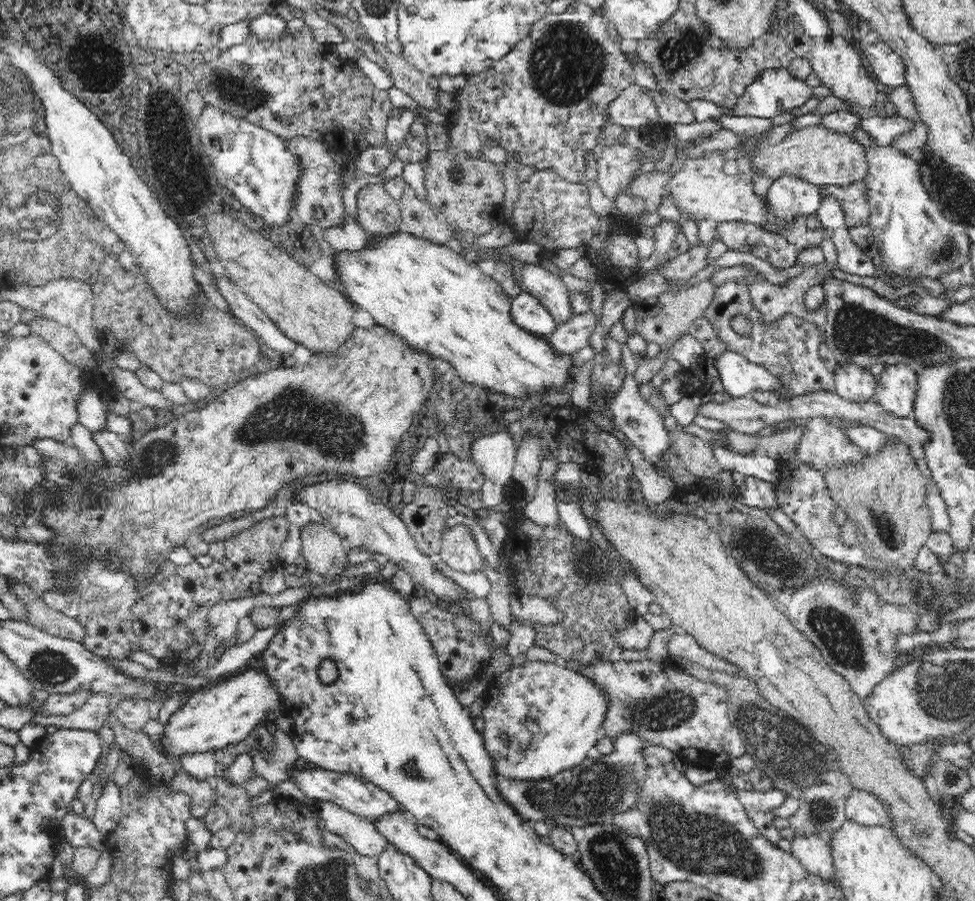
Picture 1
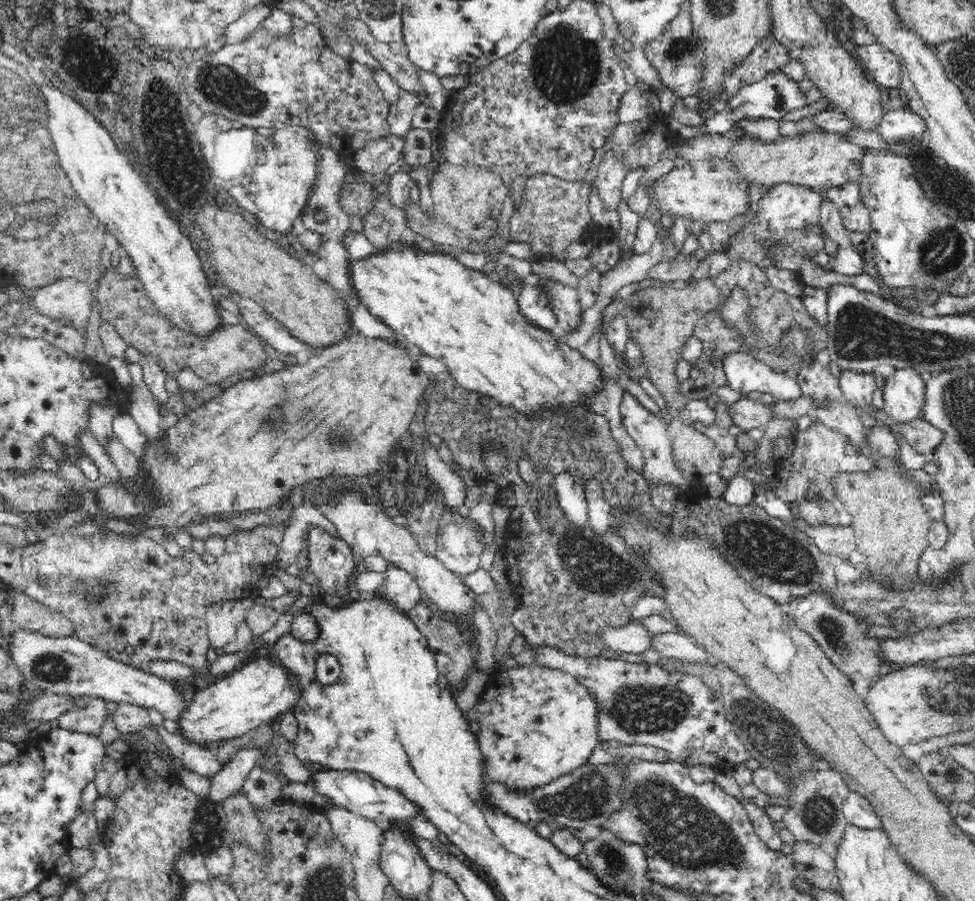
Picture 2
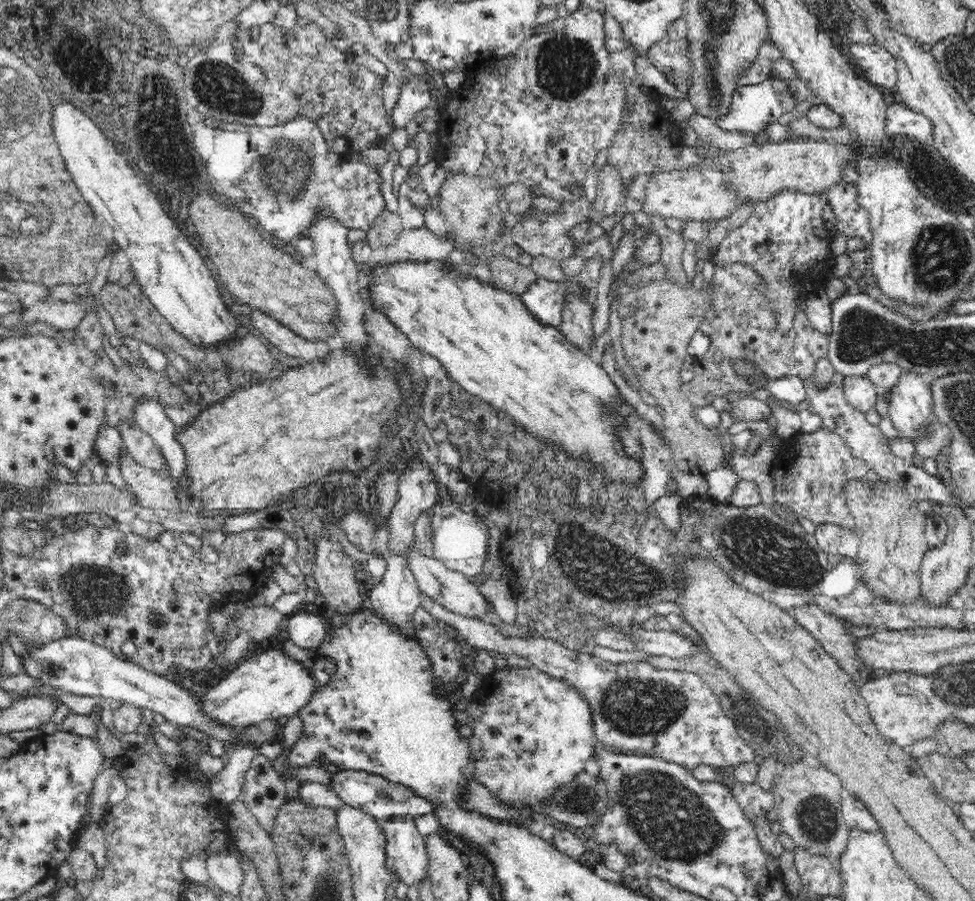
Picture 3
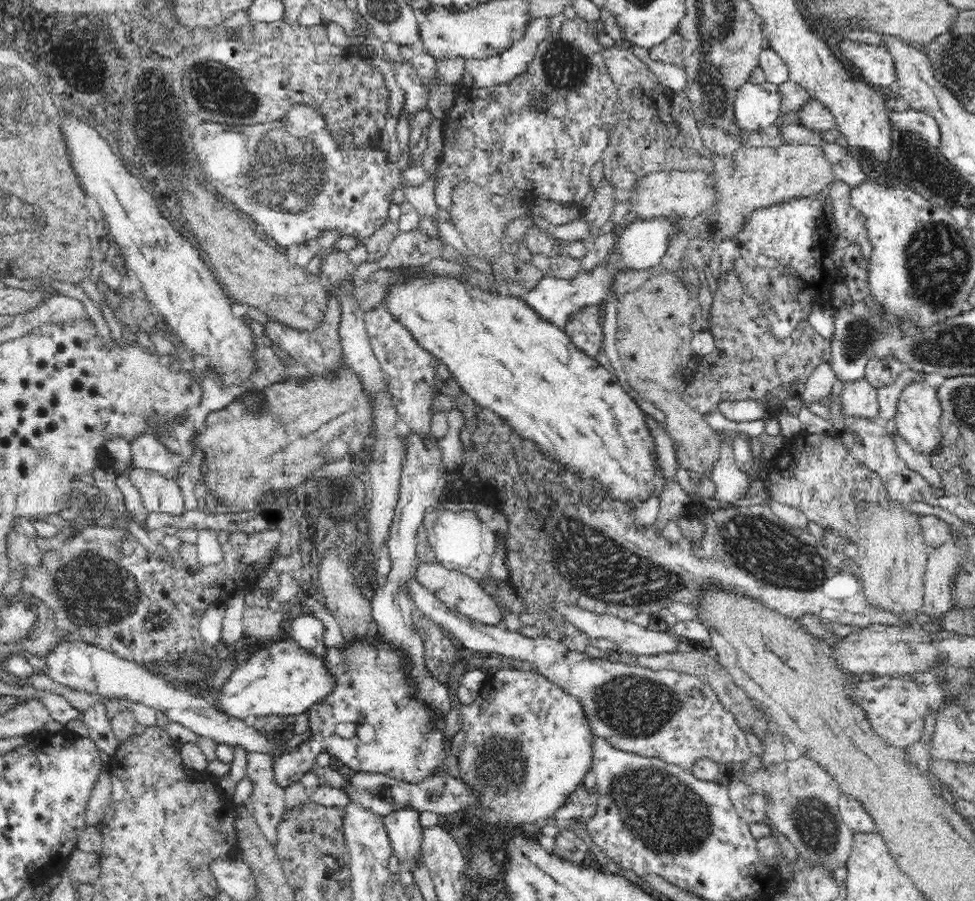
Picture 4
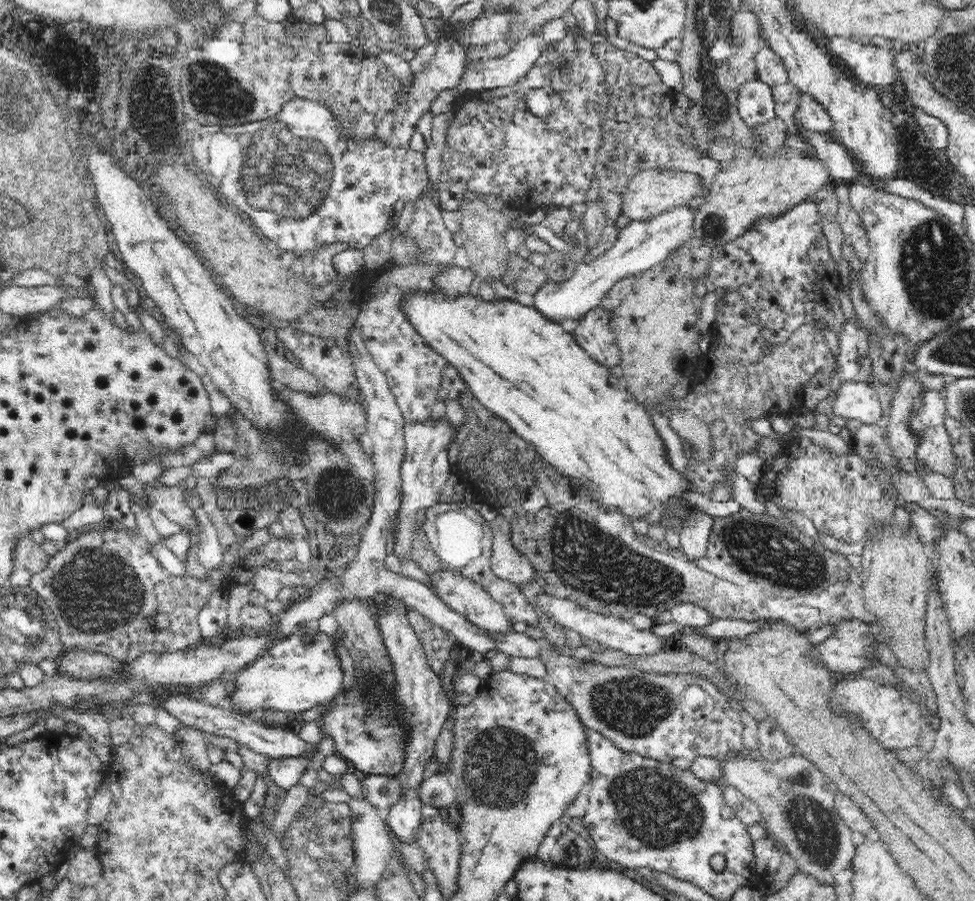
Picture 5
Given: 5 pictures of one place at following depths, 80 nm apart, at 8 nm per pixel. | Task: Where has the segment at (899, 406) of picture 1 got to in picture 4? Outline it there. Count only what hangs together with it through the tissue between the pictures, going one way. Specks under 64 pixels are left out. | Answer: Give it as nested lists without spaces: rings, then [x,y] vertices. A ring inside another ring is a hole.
[[[923,382],[909,384],[901,392],[897,406],[894,421],[896,422],[897,429],[900,430],[901,438],[911,445],[918,454],[924,454],[924,456],[928,456],[931,460],[943,457],[945,438],[941,431],[941,424],[944,418],[937,388]]]

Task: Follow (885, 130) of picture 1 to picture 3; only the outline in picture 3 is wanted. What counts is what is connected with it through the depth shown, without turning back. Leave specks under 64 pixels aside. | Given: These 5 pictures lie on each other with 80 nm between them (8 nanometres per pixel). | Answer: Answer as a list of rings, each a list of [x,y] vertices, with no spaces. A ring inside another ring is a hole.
[[[895,103],[887,108],[886,133],[890,139],[895,135],[920,138],[920,140],[934,139],[934,123],[924,114],[909,110],[902,103]]]

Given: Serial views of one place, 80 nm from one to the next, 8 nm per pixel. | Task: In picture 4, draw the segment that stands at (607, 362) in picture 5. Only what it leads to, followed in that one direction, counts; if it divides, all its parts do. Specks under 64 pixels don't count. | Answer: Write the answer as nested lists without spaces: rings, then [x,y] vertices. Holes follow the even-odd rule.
[[[587,306],[568,321],[564,330],[573,339],[573,343],[587,355],[605,360],[604,330],[602,329],[602,310],[599,306]]]

